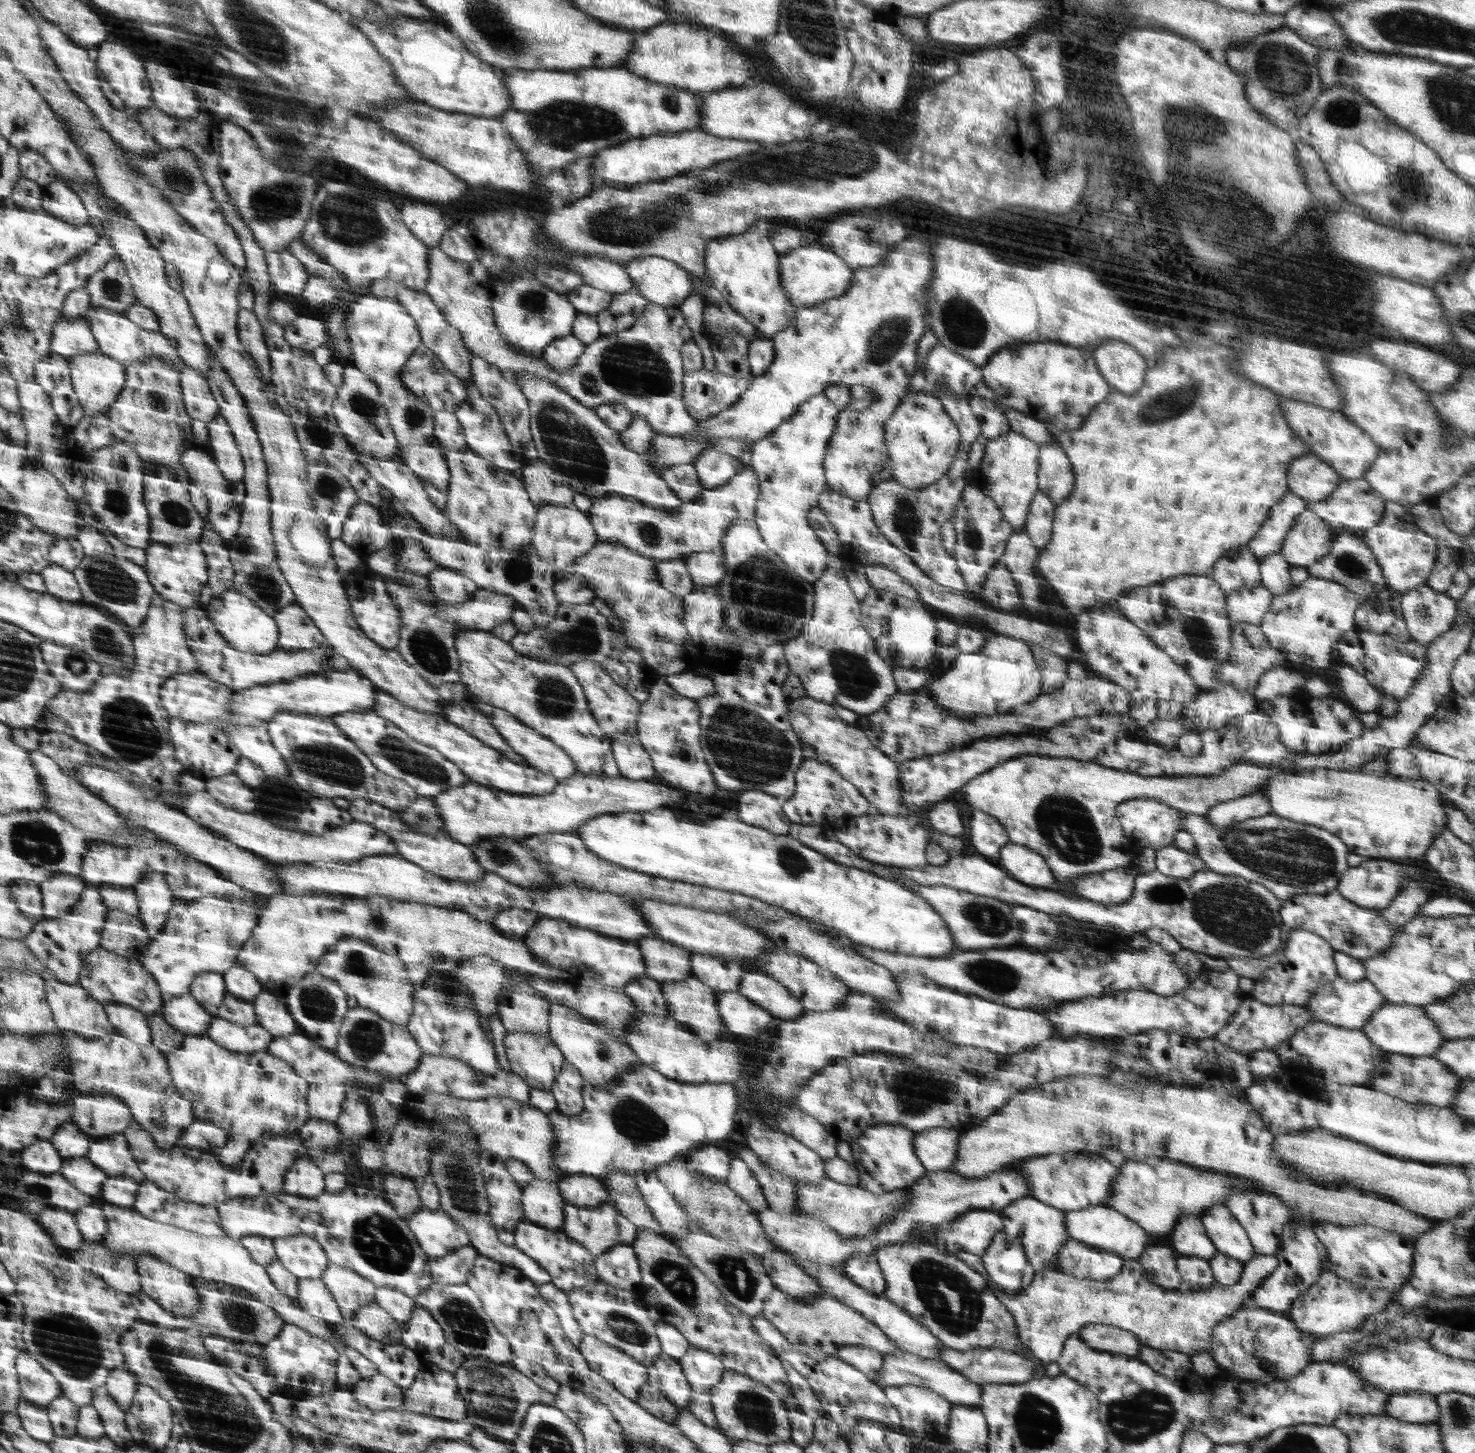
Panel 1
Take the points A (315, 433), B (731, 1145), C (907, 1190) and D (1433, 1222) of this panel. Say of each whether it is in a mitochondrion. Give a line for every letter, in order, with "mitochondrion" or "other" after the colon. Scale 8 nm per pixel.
A: mitochondrion
B: other
C: other
D: other

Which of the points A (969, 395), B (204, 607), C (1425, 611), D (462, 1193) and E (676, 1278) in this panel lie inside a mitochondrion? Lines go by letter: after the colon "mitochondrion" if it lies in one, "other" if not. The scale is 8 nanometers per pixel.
A: other
B: other
C: mitochondrion
D: mitochondrion
E: mitochondrion

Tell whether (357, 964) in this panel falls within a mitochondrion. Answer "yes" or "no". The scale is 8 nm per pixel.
yes

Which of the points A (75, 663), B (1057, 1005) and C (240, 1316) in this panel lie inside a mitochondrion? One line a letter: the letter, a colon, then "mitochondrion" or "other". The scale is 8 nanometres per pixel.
A: mitochondrion
B: other
C: mitochondrion

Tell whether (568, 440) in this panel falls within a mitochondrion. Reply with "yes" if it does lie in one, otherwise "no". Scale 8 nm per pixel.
yes

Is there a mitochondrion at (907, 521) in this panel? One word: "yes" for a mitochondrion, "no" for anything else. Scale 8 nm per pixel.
yes

